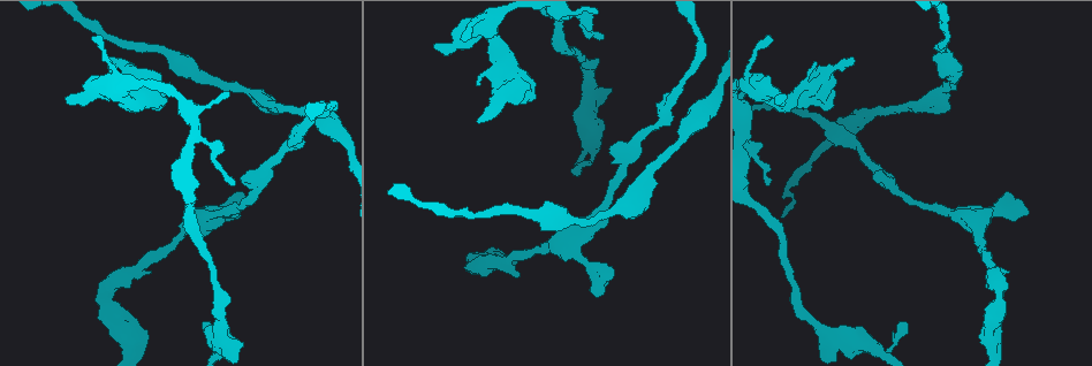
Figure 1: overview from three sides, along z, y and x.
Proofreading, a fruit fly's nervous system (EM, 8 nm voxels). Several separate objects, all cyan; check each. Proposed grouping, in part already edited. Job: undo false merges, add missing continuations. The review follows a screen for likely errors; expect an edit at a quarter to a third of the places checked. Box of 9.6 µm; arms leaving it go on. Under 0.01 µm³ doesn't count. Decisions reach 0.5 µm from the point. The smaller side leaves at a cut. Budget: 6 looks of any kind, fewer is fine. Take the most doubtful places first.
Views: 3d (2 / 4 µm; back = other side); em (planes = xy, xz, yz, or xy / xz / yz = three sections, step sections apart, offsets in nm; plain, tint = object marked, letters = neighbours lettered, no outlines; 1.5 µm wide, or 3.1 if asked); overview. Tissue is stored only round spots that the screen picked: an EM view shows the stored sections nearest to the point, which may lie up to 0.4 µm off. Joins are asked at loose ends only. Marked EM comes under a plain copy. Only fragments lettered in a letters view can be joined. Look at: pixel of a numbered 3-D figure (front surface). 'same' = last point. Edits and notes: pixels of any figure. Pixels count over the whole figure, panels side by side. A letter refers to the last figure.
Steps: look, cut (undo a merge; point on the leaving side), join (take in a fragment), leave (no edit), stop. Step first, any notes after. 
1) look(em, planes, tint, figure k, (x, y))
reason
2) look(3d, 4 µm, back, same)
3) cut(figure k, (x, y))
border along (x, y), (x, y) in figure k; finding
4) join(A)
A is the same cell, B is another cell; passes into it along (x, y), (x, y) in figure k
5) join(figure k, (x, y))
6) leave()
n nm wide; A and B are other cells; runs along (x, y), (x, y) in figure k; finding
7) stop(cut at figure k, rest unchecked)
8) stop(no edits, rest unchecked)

look(em, planes, tint, figure 1, (479, 83))
free end

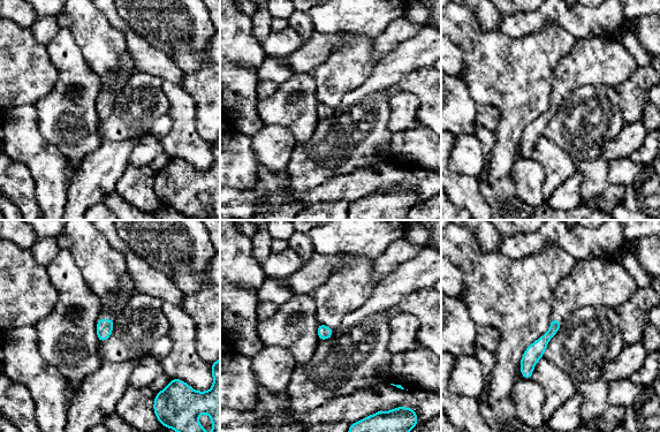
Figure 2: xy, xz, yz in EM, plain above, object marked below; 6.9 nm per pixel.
look(em, planes, letters, same)

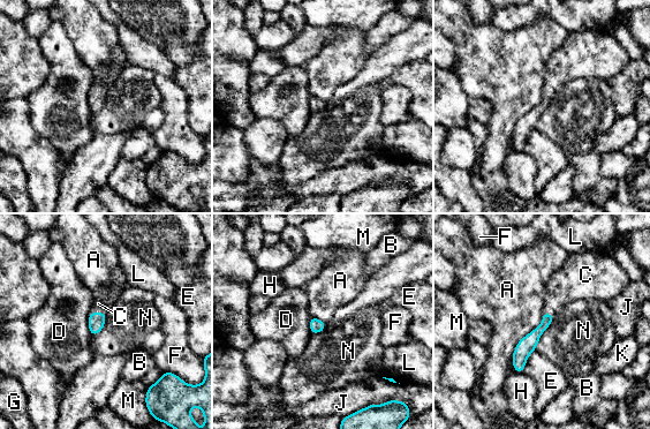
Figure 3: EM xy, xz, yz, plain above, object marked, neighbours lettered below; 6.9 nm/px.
join(C)
100 nm wide; C is the same cell, A, B, D, E, F, G, H, J, K, L, M and N are other cells; passes into it along (96, 320), (97, 313), (98, 303) in figure 3; it goes on there

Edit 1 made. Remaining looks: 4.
look(3d, 2 µm, figure 1, (765, 184))
an open end

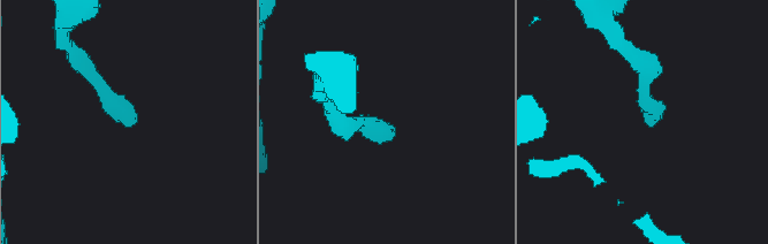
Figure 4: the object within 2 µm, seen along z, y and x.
look(em, yz, step 4, letters, figure 4, (386, 123))
need the tissue

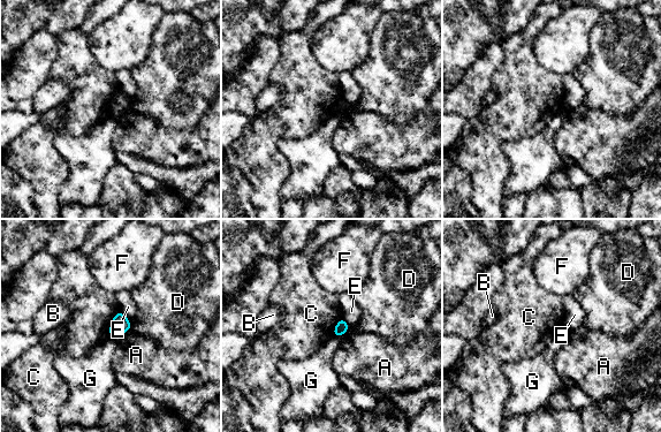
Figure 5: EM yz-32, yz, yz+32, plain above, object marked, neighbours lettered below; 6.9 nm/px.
leave()
A, B, C, D, E, F and G are other cells; border along (119, 310), (111, 323), (109, 336) in figure 5; none of them fits

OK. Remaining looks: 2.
stop(join at figure 3, rest unchecked)

